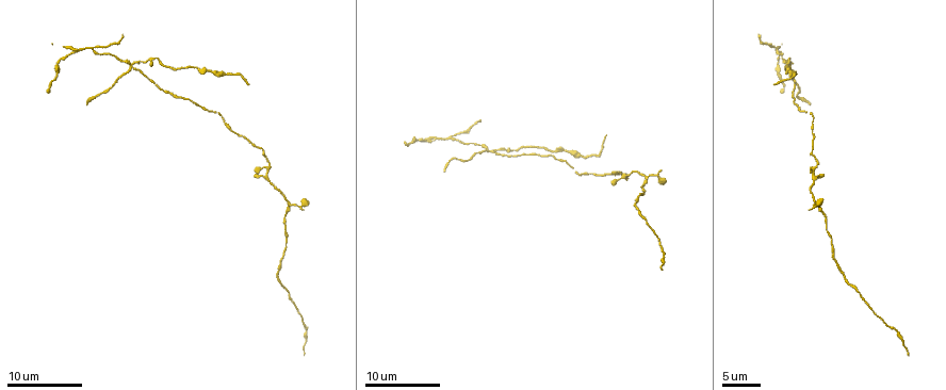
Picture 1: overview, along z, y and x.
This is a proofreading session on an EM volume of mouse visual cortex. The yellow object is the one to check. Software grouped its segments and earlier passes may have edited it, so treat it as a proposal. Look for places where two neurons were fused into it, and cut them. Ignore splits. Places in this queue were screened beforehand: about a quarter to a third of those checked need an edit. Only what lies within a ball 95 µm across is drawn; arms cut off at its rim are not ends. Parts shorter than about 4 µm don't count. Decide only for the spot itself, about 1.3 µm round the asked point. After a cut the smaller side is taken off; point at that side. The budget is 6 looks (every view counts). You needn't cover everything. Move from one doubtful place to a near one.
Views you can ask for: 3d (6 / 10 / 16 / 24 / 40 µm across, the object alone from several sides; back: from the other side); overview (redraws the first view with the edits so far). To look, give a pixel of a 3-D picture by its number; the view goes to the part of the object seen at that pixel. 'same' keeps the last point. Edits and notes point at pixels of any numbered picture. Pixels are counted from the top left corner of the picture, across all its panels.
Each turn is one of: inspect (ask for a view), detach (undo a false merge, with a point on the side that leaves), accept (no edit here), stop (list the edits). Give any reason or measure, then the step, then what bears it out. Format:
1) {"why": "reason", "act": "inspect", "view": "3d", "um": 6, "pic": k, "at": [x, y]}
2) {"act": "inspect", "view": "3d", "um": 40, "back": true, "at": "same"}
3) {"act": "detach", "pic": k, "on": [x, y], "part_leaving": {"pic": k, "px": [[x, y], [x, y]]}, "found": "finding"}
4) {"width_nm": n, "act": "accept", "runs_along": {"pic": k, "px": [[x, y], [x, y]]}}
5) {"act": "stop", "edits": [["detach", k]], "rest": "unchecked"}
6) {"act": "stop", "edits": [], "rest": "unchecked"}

{"why": "looks like a crossing", "act": "inspect", "view": "3d", "um": 16, "pic": 1, "at": [490, 150]}

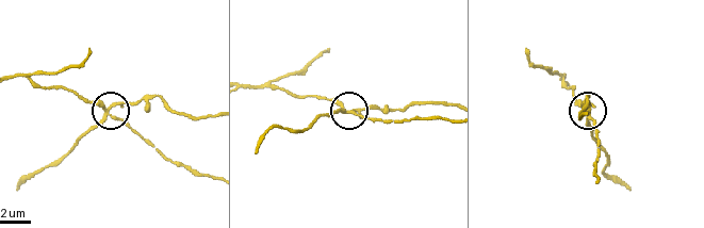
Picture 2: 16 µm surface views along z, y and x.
{"arms": 4, "act": "detach", "pic": 2, "on": [89, 129], "part_leaving": {"pic": 2, "px": [[107, 112], [128, 101], [159, 98], [178, 112], [212, 117]]}, "found": "two neurons meet here"}

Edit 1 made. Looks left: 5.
{"act": "inspect", "view": "overview"}

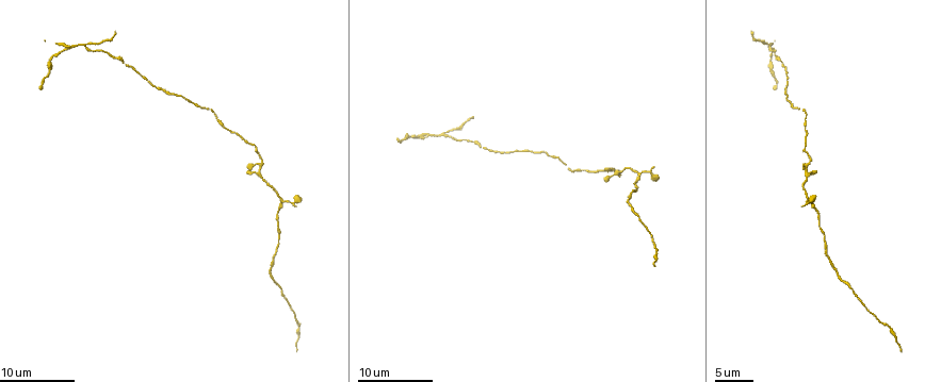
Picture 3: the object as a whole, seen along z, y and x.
{"act": "inspect", "view": "3d", "um": 6, "pic": 3, "at": [572, 170]}

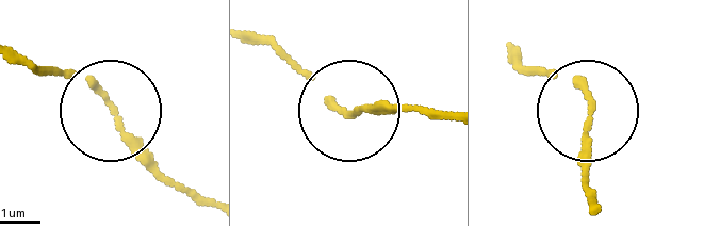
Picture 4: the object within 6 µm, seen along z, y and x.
{"act": "accept", "runs_along": {"pic": 4, "px": [[212, 207], [164, 177], [93, 85], [35, 68]]}, "found": "one neuron here"}

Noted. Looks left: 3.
{"why": "sudden change in width", "act": "inspect", "view": "3d", "um": 6, "pic": 3, "at": [808, 162]}

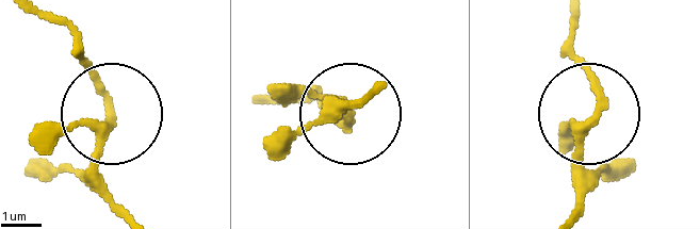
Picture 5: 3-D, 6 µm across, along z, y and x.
{"act": "inspect", "view": "3d", "um": 6, "back": true, "pic": 5, "at": [595, 119]}

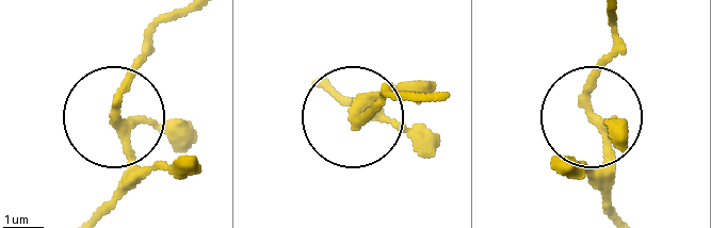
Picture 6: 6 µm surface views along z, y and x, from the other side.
{"arms": 3, "act": "accept", "found": "one neuron here"}

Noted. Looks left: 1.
{"act": "stop", "edits": [["detach", 2]], "rest": "unchecked"}

